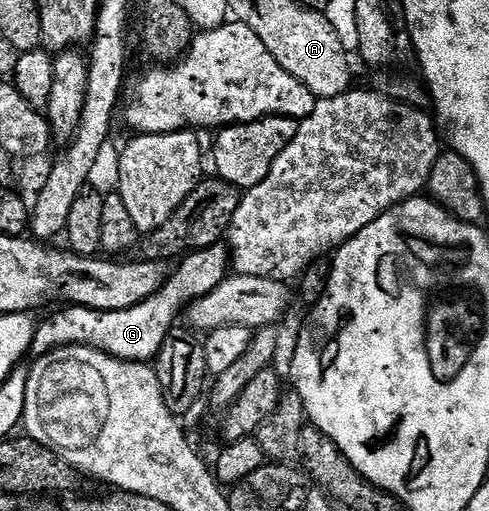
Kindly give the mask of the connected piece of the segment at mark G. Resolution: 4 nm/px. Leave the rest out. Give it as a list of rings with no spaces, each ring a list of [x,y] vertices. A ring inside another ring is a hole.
[[[222,241],[204,247],[198,251],[188,252],[176,264],[177,269],[166,278],[159,290],[131,309],[118,311],[96,311],[90,307],[65,305],[54,313],[50,319],[36,324],[32,354],[45,355],[62,345],[75,347],[95,347],[106,351],[117,359],[126,359],[132,363],[149,363],[156,360],[161,347],[171,332],[178,326],[177,318],[199,297],[207,297],[231,274],[231,252],[228,242]],[[178,266],[178,267],[177,267]],[[177,323],[177,324],[176,324]]]

